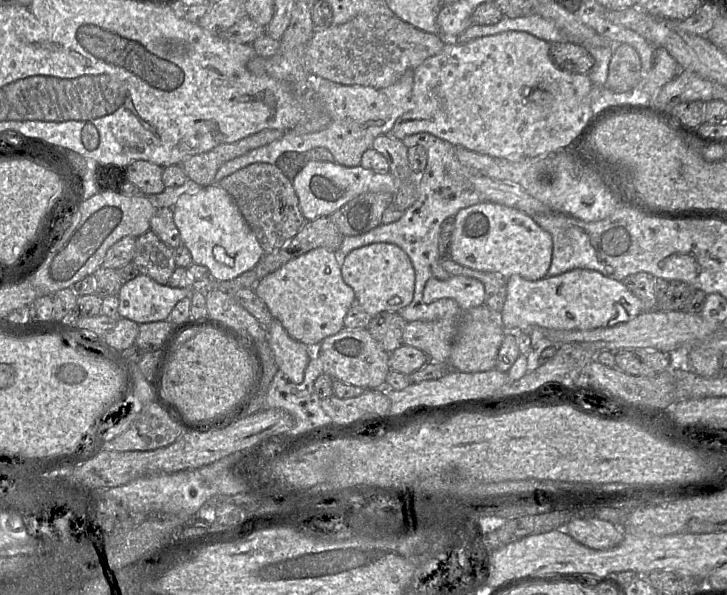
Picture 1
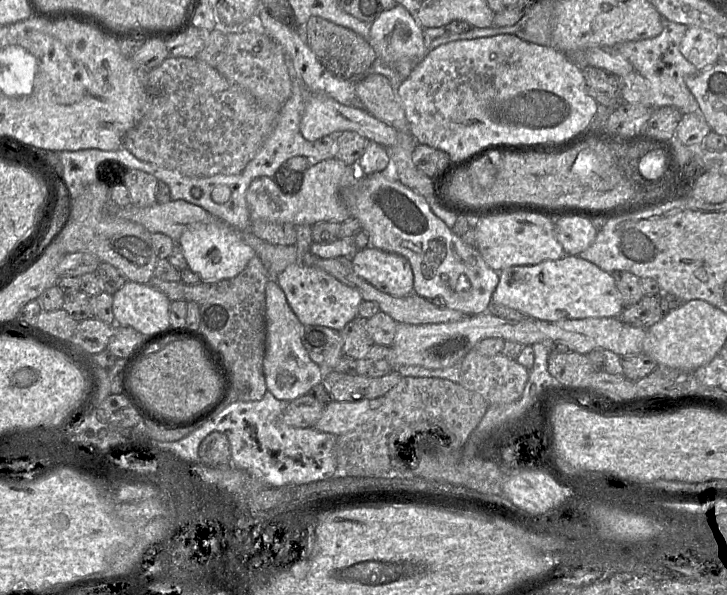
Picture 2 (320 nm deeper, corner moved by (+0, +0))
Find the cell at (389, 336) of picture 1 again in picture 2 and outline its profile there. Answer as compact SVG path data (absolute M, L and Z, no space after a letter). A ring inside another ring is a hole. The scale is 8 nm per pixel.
M360 316L350 321L341 331L343 356L362 359L374 345L367 331L367 319Z

